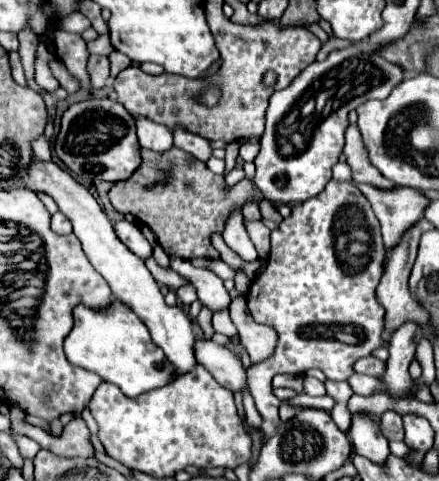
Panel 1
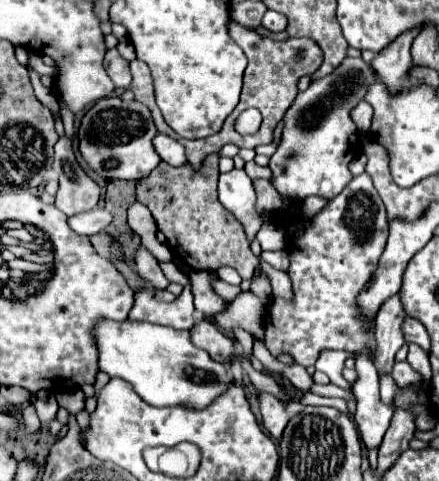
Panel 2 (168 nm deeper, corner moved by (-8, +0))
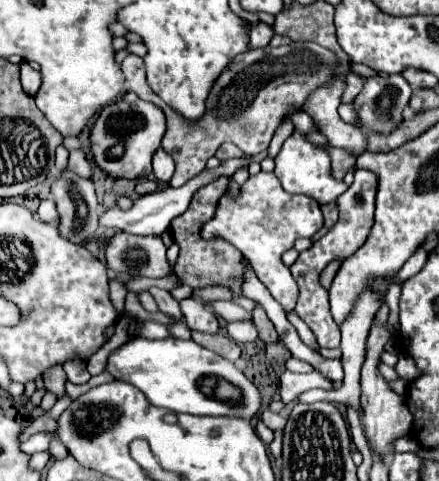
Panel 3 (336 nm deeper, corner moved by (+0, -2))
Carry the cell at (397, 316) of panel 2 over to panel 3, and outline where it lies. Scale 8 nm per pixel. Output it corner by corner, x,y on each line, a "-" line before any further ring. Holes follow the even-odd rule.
384,303
374,319
374,325
370,329
370,337
368,337
368,351
366,351
366,361
362,367
362,377
360,377
360,385
362,385
362,395
360,395
360,407
362,407
362,425
364,425
364,435
370,441
374,453
382,459
382,461
390,461
390,457
394,455
394,441
398,437
404,437
410,433
412,429
412,413
408,411
404,399
400,395
396,395
388,383
384,381
384,377
378,371
378,363
380,363
380,353
384,351
384,345
390,341
390,333
386,329
386,319
388,319
388,305

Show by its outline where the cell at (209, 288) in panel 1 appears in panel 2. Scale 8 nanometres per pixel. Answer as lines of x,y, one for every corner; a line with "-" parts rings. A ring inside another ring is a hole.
234,327
234,329
232,329
232,333
234,333
234,337
238,339
238,343
242,345
242,349
244,349
244,353
246,353
246,357
250,357
250,353
252,353
252,335
250,335
248,331
240,329
240,327

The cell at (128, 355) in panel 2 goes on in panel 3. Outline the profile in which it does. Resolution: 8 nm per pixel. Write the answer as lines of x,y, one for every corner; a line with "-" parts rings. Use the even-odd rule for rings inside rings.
134,337
110,355
106,369
114,375
114,379
132,383
144,391
152,405
172,413
242,417
250,421
262,407
260,391
232,361
208,351
192,339
182,341
170,337
150,341

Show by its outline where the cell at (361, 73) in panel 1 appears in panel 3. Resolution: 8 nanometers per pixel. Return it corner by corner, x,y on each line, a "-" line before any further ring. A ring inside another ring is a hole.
294,113
290,117
290,121
294,123
294,133
284,141
282,149
274,157
274,161
276,161
274,175
278,177
278,181
282,183
284,191
288,191
288,193
304,193
308,197
314,197
318,203
336,201
340,197
340,193
344,193
348,189
348,185
342,183
342,181
336,181
330,175
330,157
324,151
324,147
312,145
312,143
308,143
304,139
304,133
314,131
312,117
306,115
306,113

